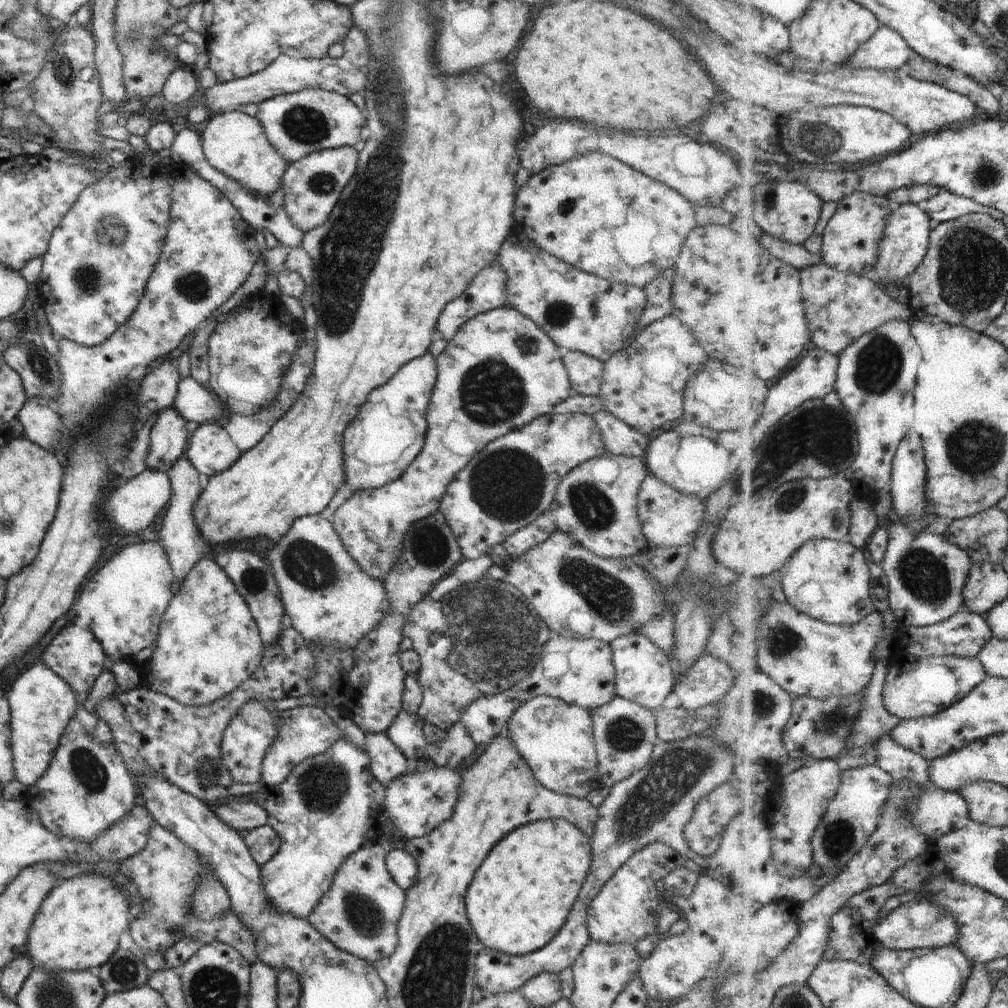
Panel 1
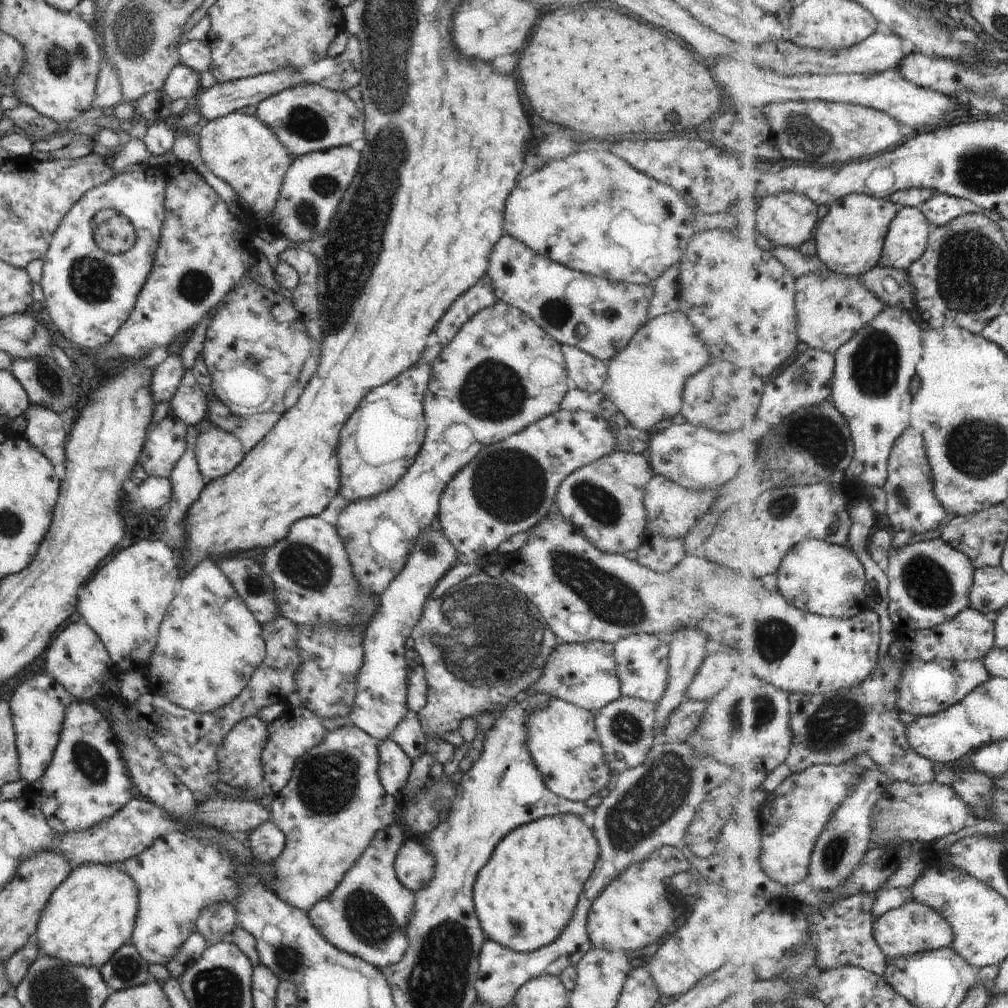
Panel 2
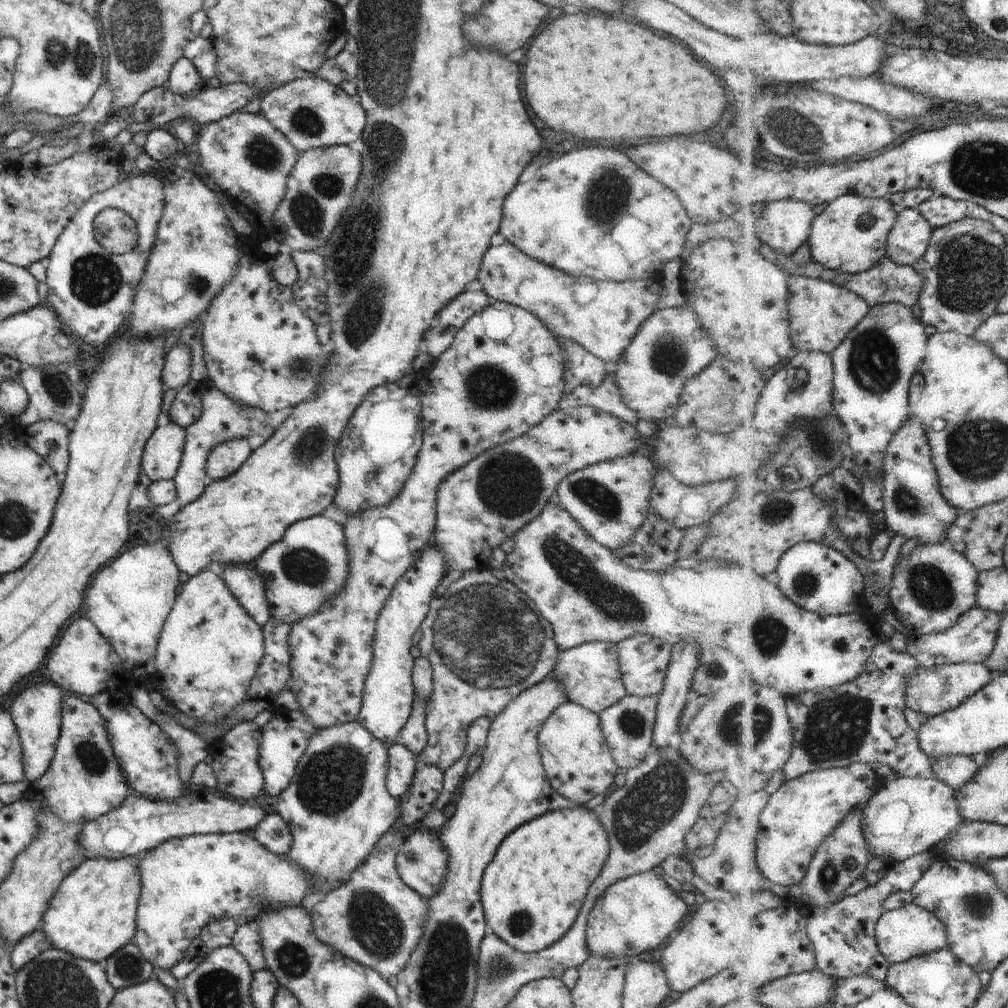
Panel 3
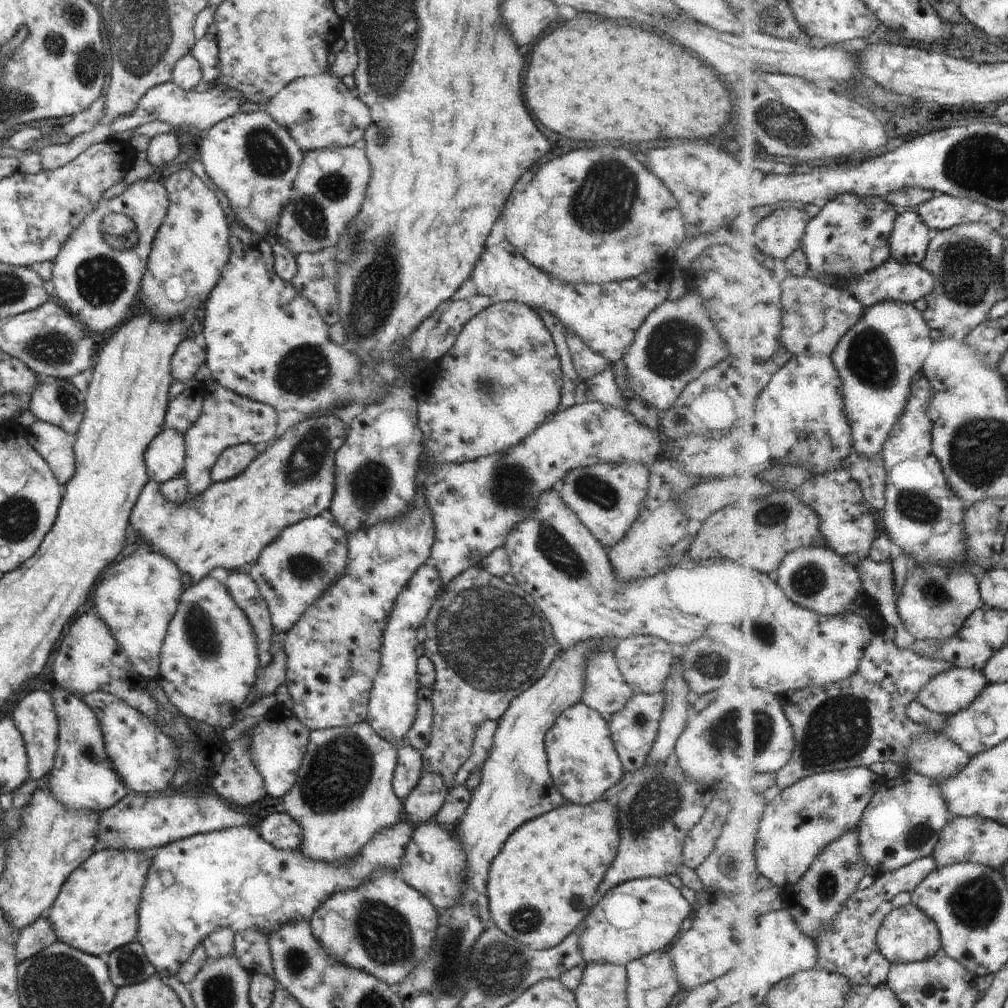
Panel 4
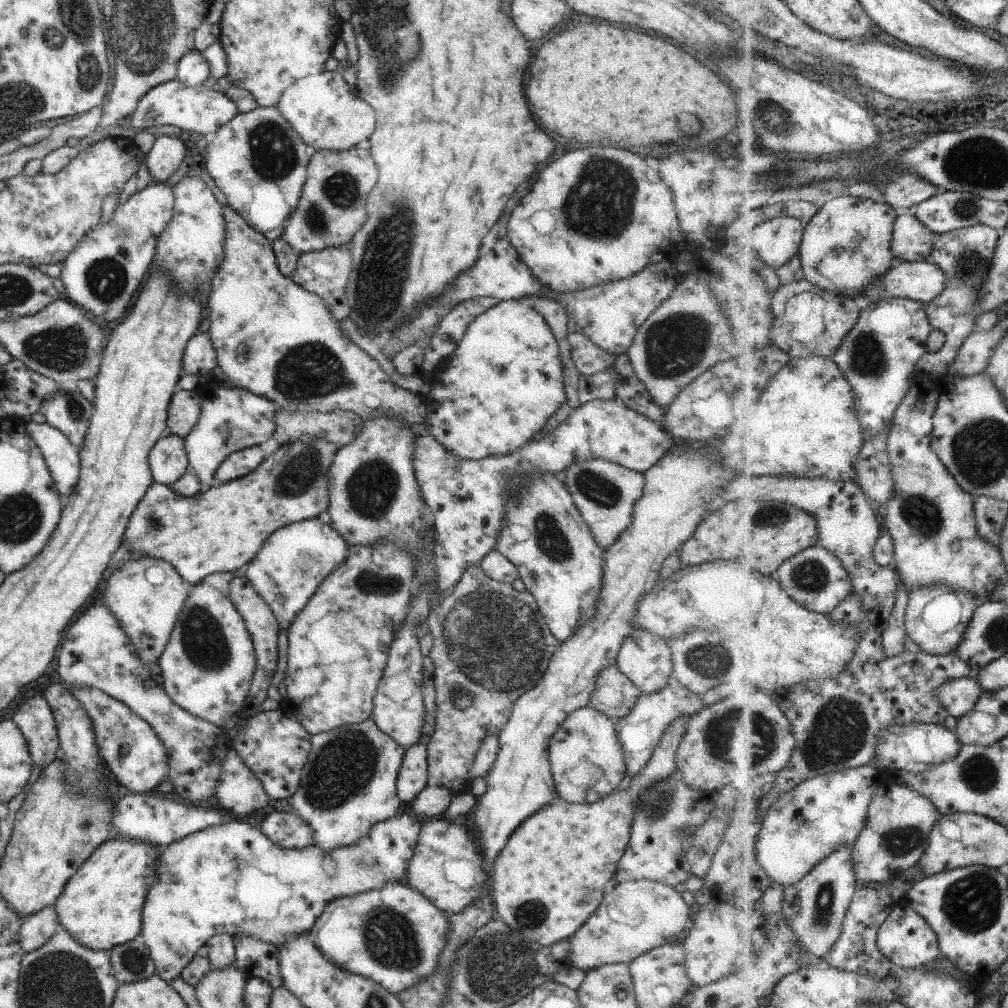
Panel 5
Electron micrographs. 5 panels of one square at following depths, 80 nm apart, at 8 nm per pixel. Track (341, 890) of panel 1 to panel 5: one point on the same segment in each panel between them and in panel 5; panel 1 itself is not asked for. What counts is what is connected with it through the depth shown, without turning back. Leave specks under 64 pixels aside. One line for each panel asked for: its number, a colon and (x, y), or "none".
2: (367, 914)
3: (376, 920)
4: (385, 928)
5: (395, 936)

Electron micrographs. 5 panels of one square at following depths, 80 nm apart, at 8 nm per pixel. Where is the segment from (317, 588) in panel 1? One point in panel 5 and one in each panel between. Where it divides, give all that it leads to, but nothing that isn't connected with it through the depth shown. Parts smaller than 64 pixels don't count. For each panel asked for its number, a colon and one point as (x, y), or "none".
2: (313, 583)
3: (309, 564)
4: (292, 571)
5: (276, 572)

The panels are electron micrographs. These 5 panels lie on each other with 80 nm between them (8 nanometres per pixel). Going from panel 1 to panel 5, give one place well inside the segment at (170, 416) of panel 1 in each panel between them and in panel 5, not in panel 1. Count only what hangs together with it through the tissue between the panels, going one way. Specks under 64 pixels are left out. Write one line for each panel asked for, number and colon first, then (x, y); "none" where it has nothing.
2: (166, 442)
3: (162, 455)
4: (164, 458)
5: (168, 461)

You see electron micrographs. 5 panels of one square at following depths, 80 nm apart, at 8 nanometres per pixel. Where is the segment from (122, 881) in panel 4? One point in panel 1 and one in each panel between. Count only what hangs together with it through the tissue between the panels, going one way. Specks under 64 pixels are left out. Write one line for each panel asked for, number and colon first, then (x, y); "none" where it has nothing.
1: (79, 923)
2: (91, 914)
3: (92, 914)

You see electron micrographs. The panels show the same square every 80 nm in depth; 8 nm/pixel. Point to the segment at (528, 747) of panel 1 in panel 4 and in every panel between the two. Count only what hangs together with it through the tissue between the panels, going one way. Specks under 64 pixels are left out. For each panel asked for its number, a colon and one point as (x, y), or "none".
2: (562, 738)
3: (573, 750)
4: (583, 762)

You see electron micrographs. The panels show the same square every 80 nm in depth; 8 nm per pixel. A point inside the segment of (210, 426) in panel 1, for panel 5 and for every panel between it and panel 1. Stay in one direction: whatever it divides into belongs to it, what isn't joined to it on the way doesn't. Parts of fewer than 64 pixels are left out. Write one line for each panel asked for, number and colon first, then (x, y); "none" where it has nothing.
2: (218, 453)
3: (225, 458)
4: (232, 461)
5: (241, 463)

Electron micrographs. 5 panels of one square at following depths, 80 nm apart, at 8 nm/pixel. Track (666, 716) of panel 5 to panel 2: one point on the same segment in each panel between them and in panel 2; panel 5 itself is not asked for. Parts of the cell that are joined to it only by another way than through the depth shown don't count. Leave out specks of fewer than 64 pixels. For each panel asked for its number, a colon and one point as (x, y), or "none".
2: (626, 727)
3: (627, 726)
4: (633, 730)

